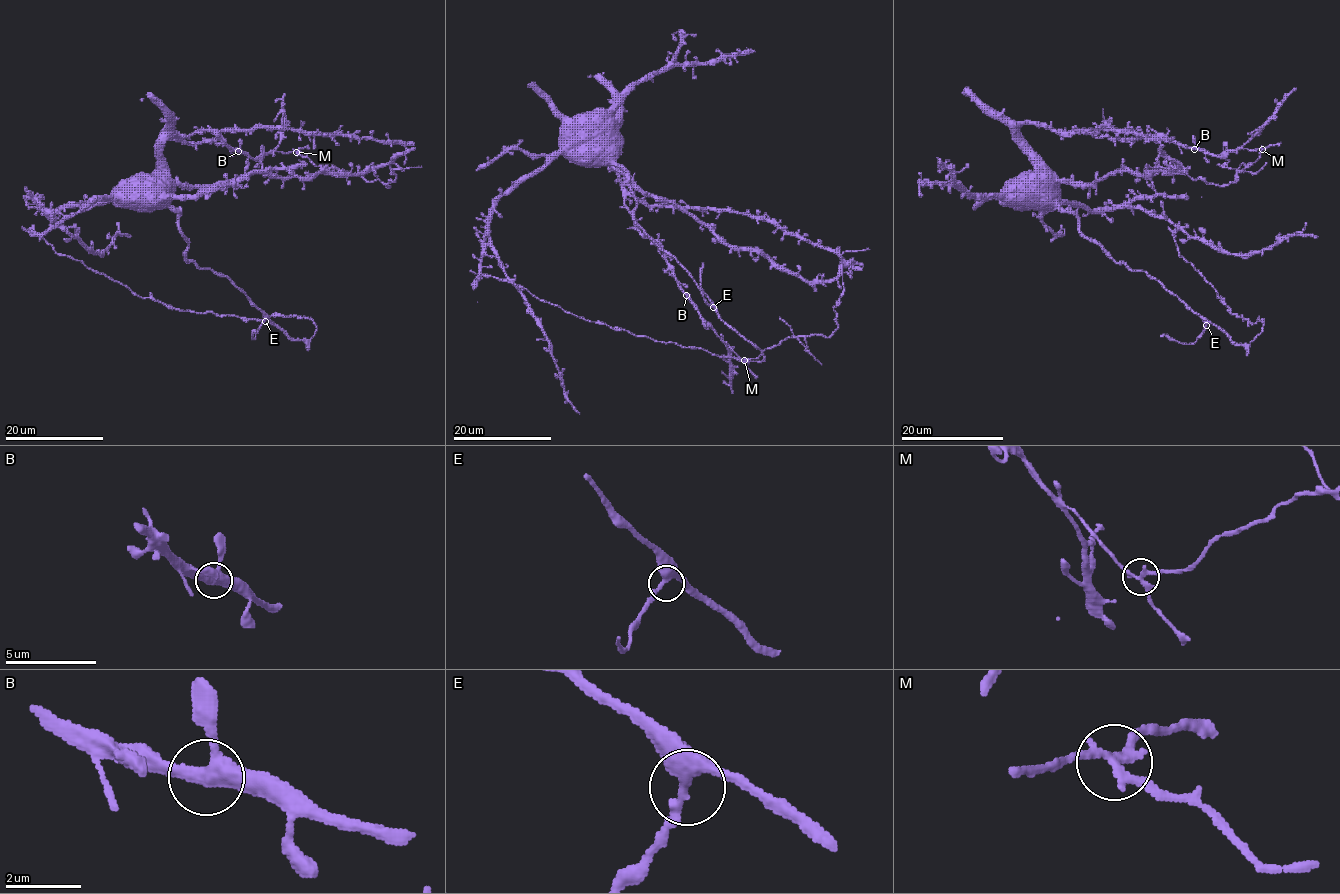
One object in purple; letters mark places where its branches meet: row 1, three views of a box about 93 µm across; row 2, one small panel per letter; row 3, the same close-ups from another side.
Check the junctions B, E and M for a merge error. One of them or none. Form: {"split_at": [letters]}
{"split_at": ["M"]}

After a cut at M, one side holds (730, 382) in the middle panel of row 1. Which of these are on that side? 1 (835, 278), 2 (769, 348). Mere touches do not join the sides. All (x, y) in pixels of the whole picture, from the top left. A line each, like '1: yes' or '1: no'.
1: yes
2: no

